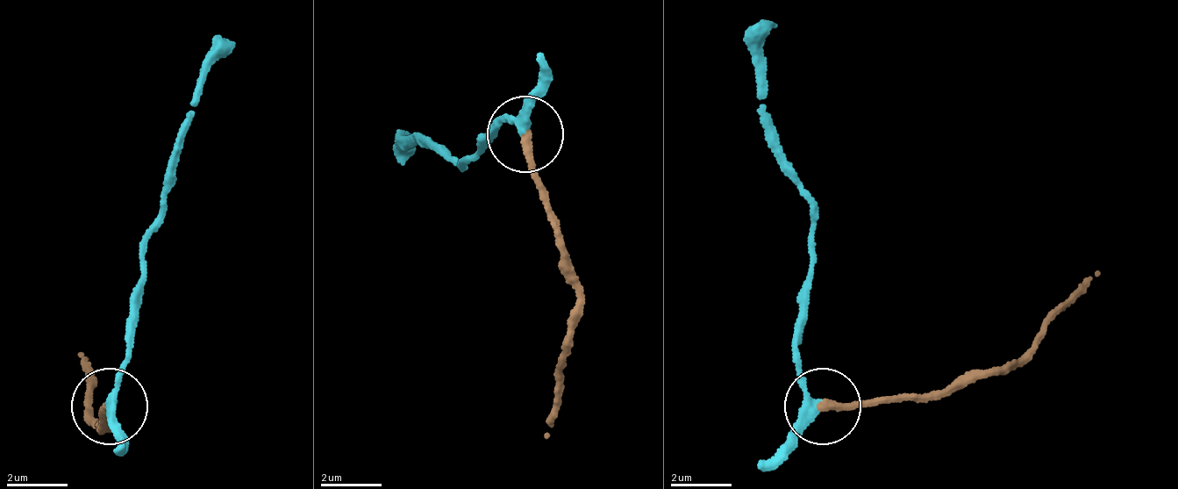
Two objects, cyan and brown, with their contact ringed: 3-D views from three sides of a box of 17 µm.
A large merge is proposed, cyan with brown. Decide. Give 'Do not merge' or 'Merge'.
Merge

